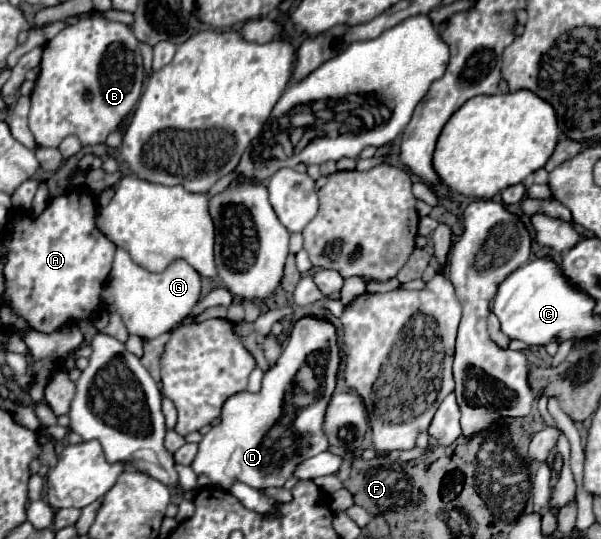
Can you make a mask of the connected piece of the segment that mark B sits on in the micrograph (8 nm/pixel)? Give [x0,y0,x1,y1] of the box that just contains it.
[29,18,143,148]

